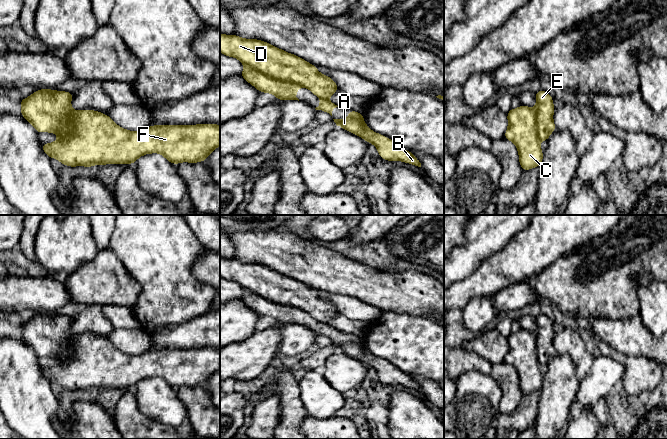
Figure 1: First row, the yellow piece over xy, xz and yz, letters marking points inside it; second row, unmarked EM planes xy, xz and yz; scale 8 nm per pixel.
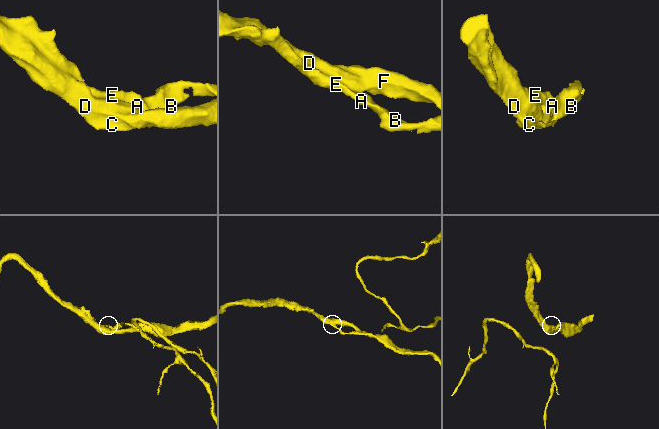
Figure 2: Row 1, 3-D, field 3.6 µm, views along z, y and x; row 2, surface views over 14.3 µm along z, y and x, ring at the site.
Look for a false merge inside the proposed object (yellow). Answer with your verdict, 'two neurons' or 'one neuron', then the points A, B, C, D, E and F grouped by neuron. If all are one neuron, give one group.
one neuron; groups A B C D E F

